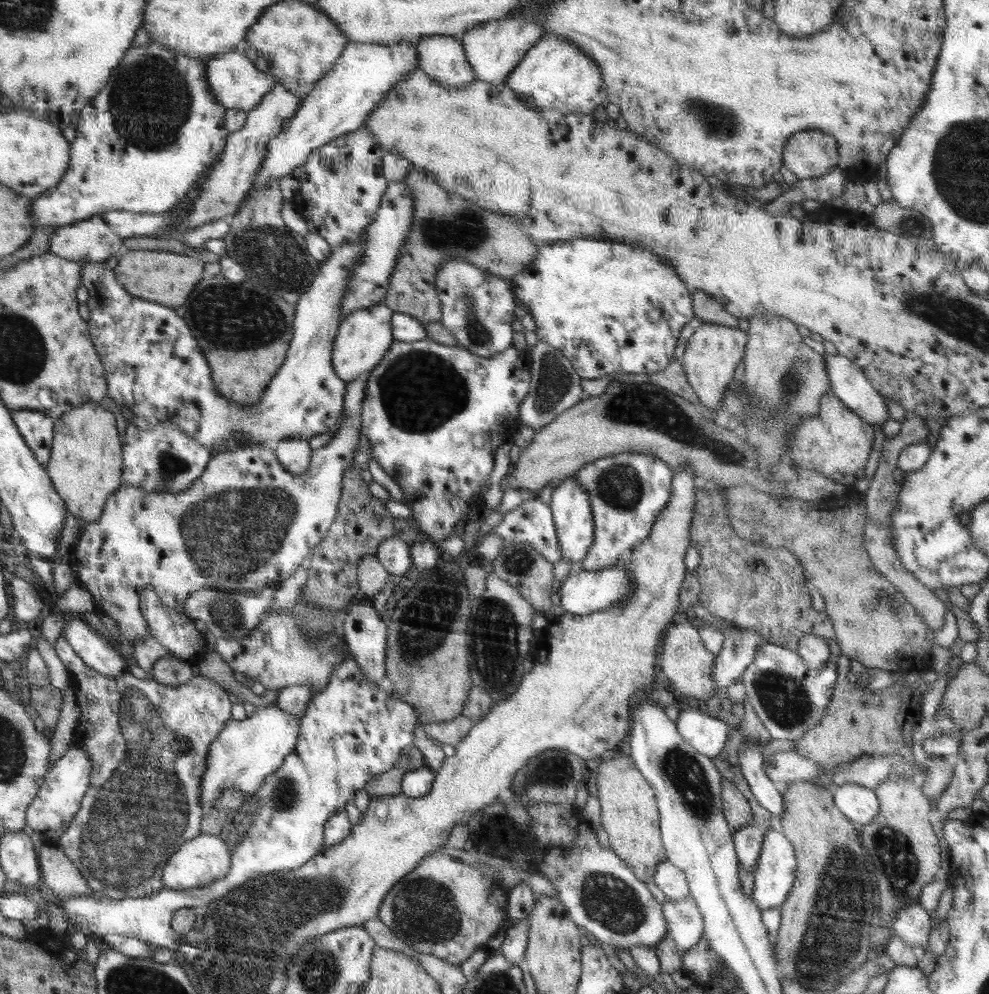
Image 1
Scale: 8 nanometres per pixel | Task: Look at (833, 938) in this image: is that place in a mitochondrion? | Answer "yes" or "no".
yes

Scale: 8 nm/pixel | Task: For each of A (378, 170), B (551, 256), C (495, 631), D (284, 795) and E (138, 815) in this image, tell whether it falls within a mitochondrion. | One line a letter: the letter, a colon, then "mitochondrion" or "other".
A: other
B: other
C: mitochondrion
D: mitochondrion
E: mitochondrion

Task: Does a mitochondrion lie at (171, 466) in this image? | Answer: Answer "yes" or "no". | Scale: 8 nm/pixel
yes

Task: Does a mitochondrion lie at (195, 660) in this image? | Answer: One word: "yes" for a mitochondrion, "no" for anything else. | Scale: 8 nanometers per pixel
no

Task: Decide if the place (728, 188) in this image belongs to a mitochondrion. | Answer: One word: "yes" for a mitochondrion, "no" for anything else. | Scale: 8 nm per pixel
no

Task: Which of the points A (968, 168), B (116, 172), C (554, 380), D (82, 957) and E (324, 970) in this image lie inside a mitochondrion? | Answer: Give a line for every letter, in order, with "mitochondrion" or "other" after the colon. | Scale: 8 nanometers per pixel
A: mitochondrion
B: other
C: mitochondrion
D: other
E: mitochondrion

